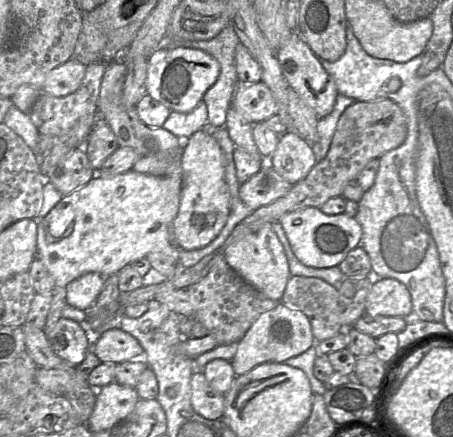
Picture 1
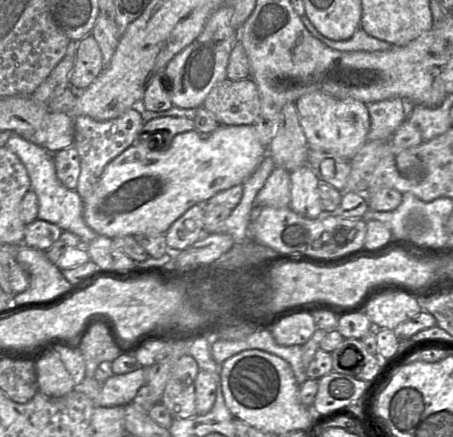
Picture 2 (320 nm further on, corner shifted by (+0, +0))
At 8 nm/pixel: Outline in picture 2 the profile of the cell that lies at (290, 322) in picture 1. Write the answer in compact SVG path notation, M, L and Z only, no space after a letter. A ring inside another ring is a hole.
M299 313L281 320L271 333L275 341L282 346L303 346L316 331L313 315Z

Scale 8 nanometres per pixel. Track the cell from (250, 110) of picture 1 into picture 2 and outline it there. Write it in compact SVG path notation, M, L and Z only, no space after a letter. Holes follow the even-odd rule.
M251 79L218 83L207 95L203 106L220 125L254 125L261 102L256 83Z

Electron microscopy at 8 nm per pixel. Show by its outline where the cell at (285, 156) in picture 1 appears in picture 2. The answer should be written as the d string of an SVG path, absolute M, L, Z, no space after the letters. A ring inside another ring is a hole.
M304 165L290 175L291 201L289 207L297 214L315 219L323 215L319 185L320 182L308 165Z

